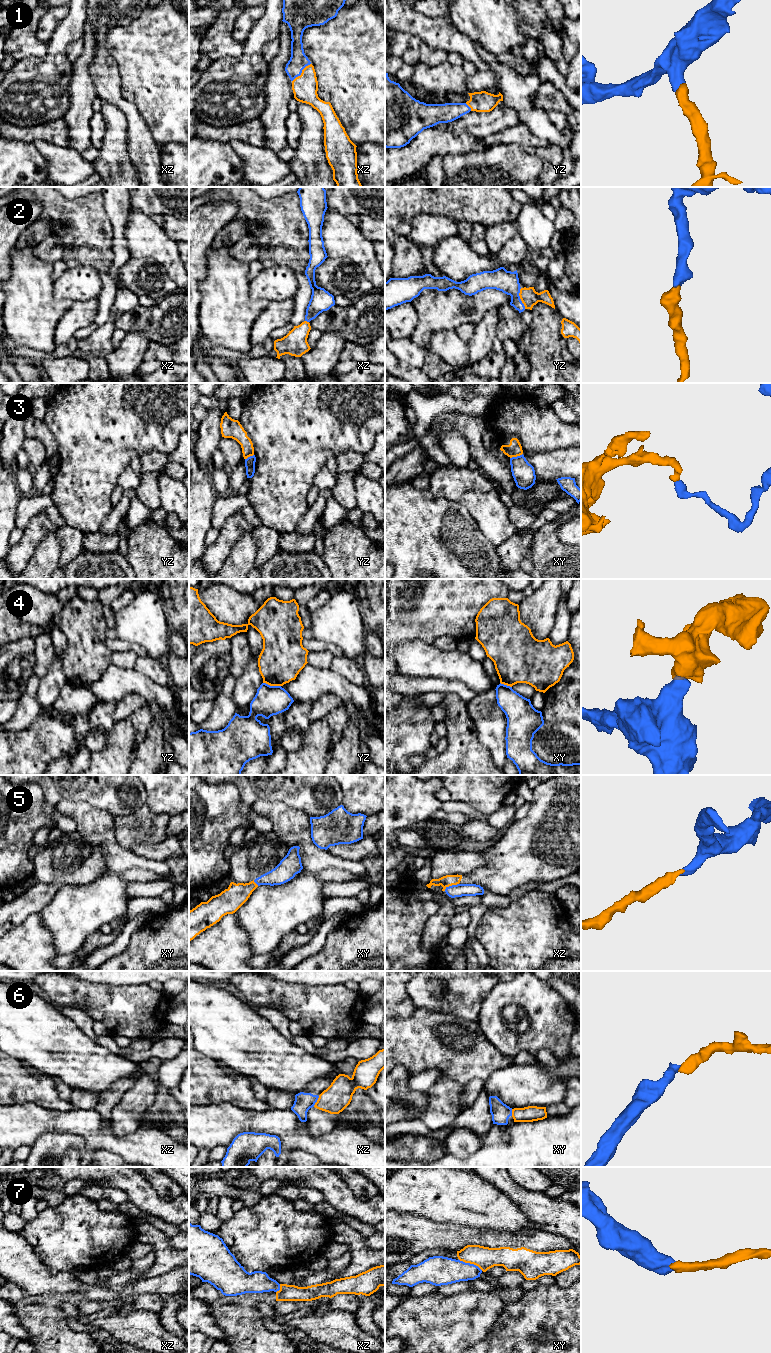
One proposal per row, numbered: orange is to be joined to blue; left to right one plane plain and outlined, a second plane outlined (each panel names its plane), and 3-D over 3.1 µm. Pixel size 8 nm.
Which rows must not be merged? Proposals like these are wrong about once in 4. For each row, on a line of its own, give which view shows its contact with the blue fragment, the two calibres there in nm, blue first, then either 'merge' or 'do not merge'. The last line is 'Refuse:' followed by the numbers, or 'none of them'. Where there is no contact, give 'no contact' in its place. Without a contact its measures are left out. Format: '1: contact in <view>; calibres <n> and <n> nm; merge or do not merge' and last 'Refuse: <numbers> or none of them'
1: contact in xz; calibres 150 and 200 nm; merge
2: contact in yz; calibres 180 and 140 nm; merge
3: contact in xy; calibres 180 and 120 nm; do not merge
4: contact in yz; calibres 240 and 360 nm; do not merge
5: contact in xz; calibres 110 and 90 nm; merge
6: contact in xz; calibres 150 and 220 nm; do not merge
7: contact in xy; calibres 240 and 180 nm; do not merge
Refuse: 3, 4, 6, 7

